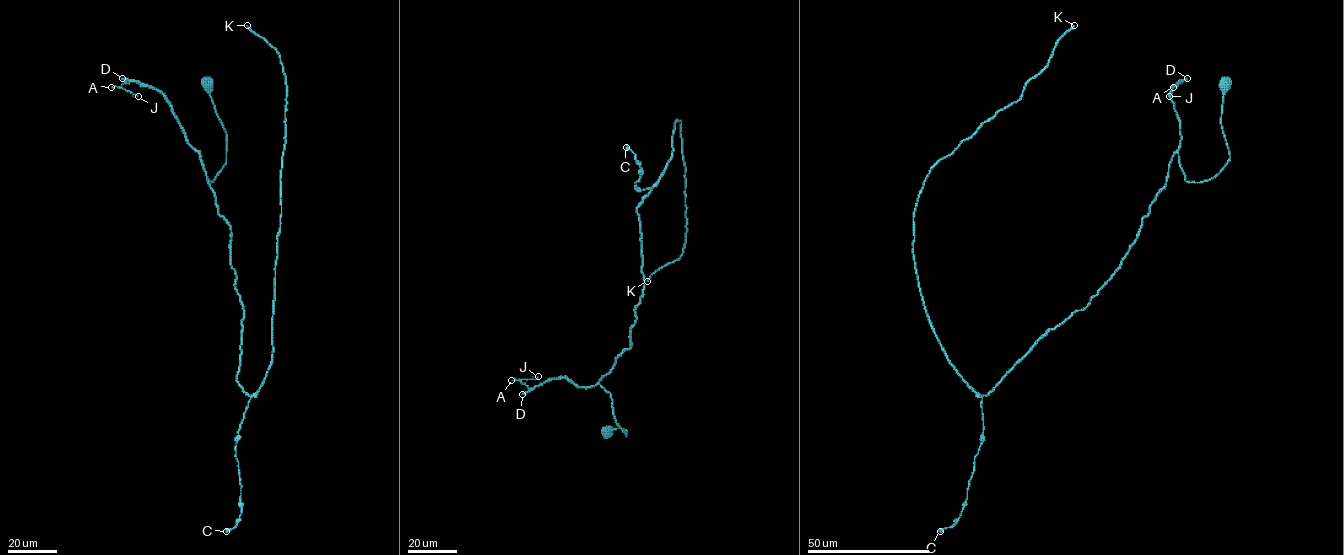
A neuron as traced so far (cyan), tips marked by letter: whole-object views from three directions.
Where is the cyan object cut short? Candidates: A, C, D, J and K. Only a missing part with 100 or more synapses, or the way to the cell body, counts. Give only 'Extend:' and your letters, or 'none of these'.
Extend: D, K

